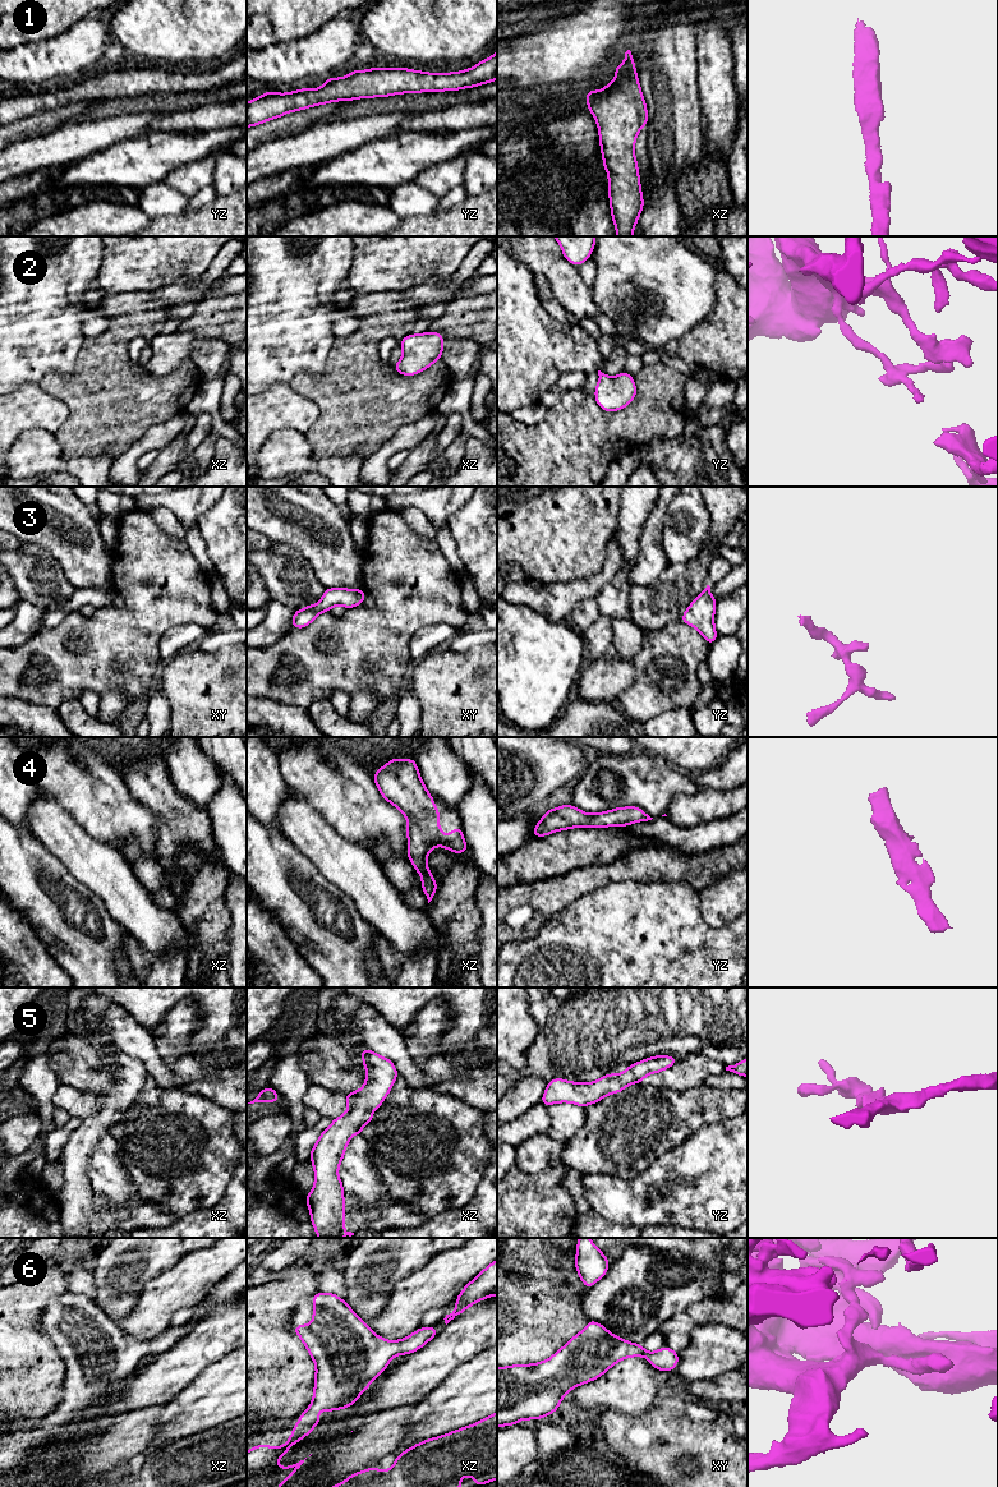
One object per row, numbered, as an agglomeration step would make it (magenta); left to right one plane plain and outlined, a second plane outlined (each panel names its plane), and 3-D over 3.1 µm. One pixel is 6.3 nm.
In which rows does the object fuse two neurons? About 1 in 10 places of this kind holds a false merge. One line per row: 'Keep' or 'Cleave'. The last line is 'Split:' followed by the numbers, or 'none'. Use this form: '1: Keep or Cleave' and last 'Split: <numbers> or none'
1: Keep
2: Keep
3: Keep
4: Keep
5: Keep
6: Keep
Split: none

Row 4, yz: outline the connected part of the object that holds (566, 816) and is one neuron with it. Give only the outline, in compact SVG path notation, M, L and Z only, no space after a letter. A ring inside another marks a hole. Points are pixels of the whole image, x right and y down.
M562 805L549 809L535 824L532 837L544 837L557 830L570 828L604 828L604 827L627 827L638 821L652 820L640 807L617 807L604 812L587 814L574 805Z

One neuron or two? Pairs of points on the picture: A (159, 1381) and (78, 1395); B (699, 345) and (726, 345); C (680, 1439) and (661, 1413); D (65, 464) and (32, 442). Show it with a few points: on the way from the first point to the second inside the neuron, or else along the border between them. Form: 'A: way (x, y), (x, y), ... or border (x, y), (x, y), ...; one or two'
A: border (136, 1370), (99, 1407), (92, 1407); two
B: way (706, 345), (720, 345); one
C: way (674, 1432), (666, 1425), (666, 1419); one
D: way (58, 464), (40, 450); one

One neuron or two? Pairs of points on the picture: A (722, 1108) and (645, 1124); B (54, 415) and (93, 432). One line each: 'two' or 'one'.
A: one
B: two

